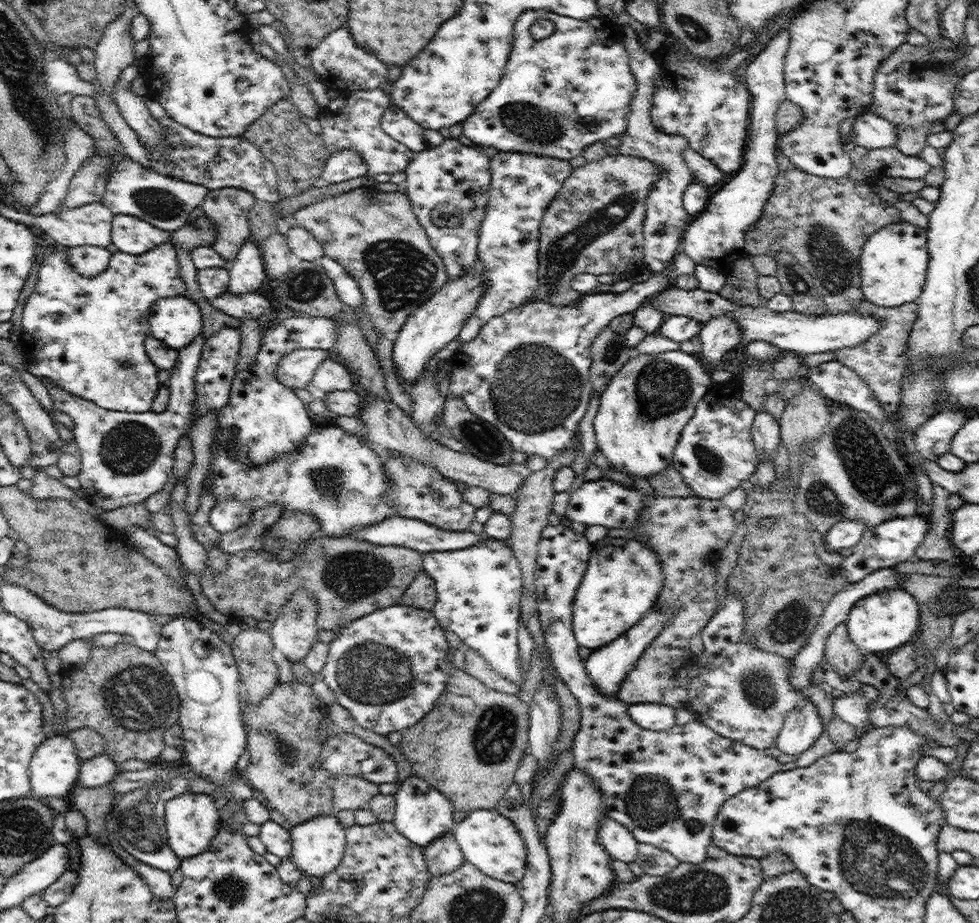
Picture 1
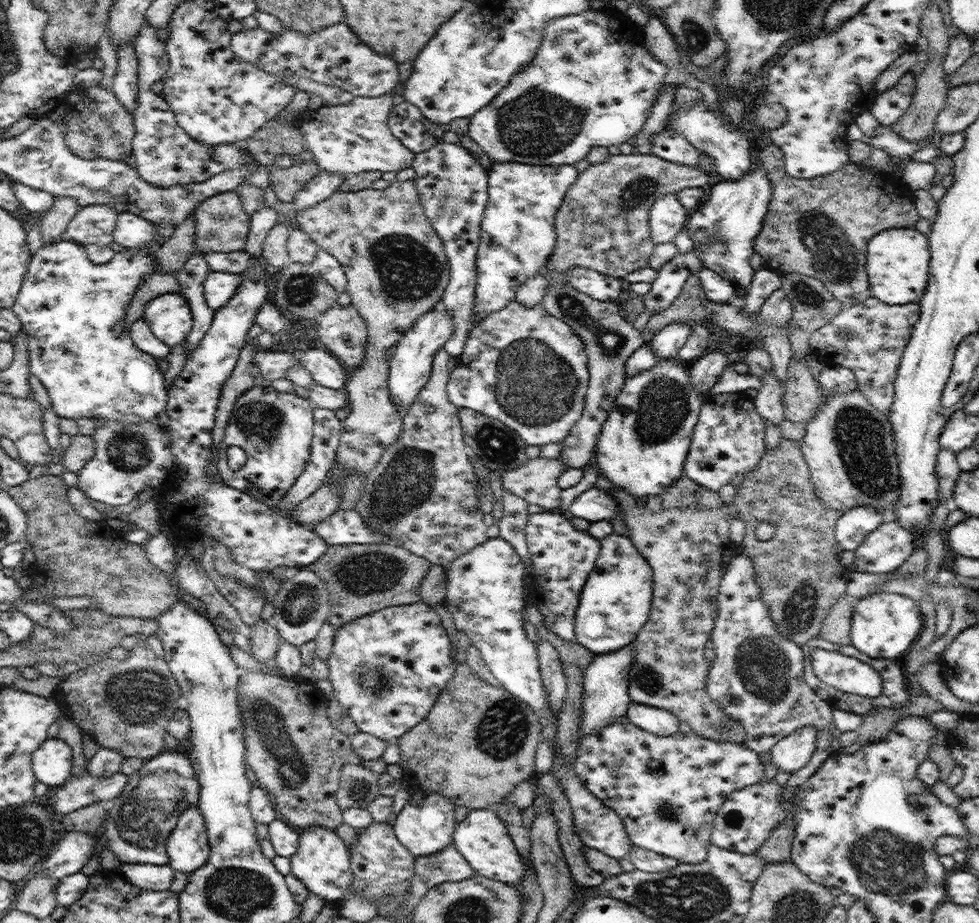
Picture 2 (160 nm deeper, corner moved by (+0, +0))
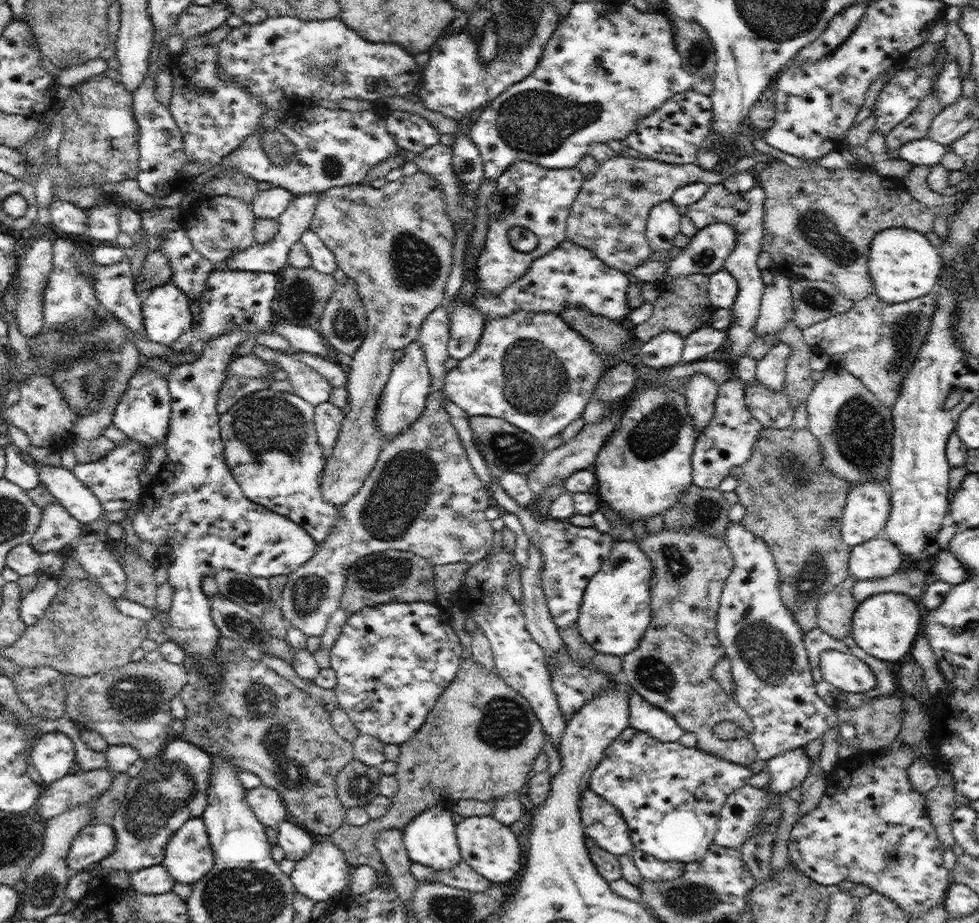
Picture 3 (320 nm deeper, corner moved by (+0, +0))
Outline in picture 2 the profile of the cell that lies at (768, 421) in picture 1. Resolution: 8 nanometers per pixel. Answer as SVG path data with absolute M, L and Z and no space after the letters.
M773 370L766 372L760 378L764 378L764 382L757 390L758 396L753 403L760 418L764 419L766 424L779 426L780 422L785 419L783 414L785 389L778 382Z

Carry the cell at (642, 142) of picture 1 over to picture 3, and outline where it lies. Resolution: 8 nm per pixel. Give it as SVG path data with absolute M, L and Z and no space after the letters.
M666 200L652 207L647 218L645 235L651 252L669 252L674 245L674 238L681 232L679 231L682 223L682 213L678 207L672 204L671 200Z

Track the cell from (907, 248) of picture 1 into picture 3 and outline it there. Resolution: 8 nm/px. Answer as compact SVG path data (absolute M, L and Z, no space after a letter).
M902 226L888 228L874 235L867 265L875 293L885 303L894 304L934 293L943 268L943 258L939 248L932 246L924 234Z

